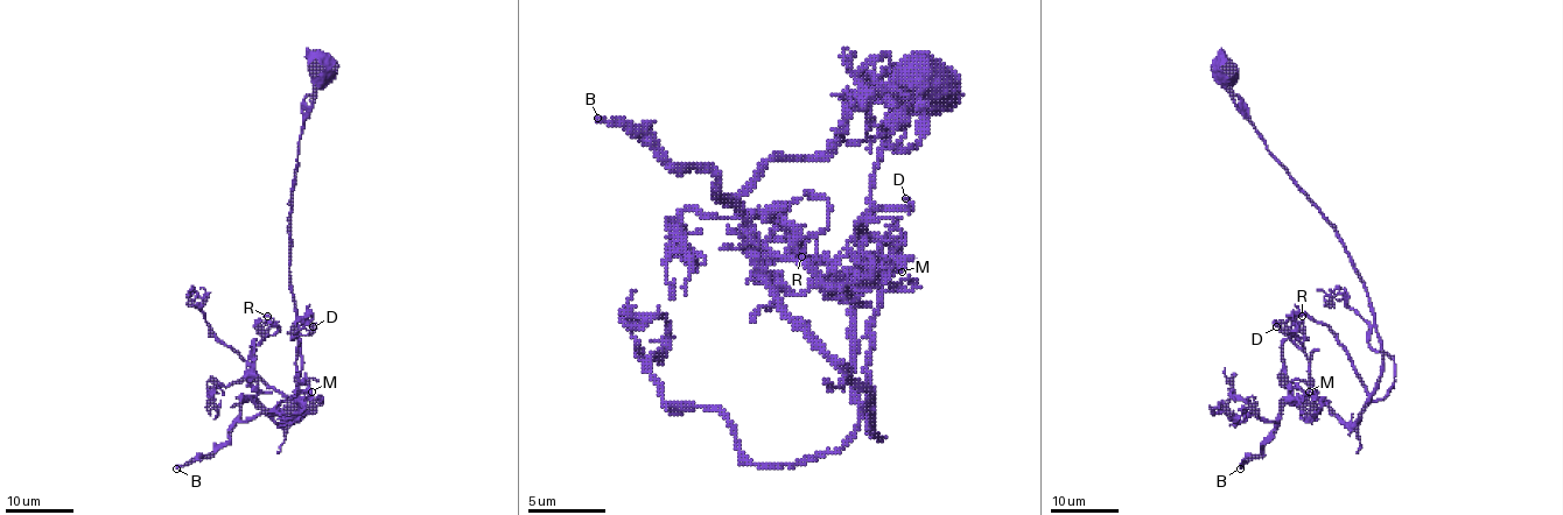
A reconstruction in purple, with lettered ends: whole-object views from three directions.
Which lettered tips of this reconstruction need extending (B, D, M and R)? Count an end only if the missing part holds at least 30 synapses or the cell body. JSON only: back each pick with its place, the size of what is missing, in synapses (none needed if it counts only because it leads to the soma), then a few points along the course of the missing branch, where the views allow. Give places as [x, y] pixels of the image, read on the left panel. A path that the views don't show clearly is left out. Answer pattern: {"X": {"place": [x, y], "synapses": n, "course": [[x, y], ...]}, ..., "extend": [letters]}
{"B": {"place": [176, 468], "synapses": 550}, "extend": ["B"]}

